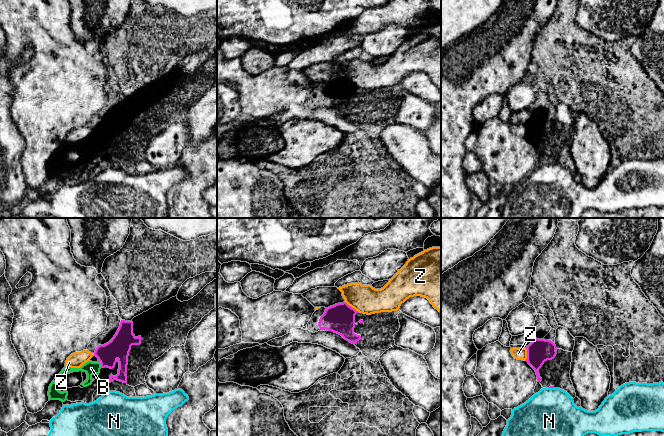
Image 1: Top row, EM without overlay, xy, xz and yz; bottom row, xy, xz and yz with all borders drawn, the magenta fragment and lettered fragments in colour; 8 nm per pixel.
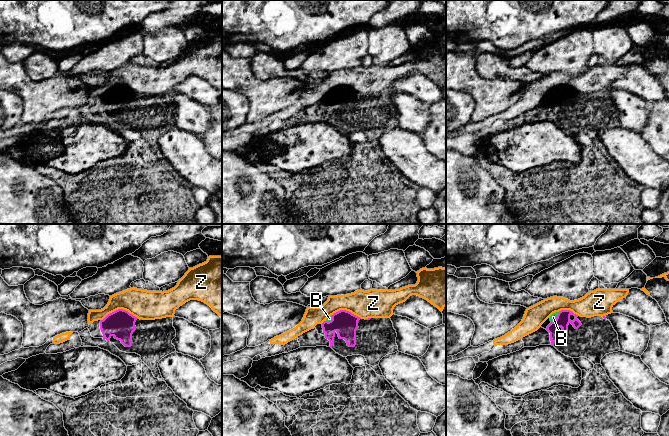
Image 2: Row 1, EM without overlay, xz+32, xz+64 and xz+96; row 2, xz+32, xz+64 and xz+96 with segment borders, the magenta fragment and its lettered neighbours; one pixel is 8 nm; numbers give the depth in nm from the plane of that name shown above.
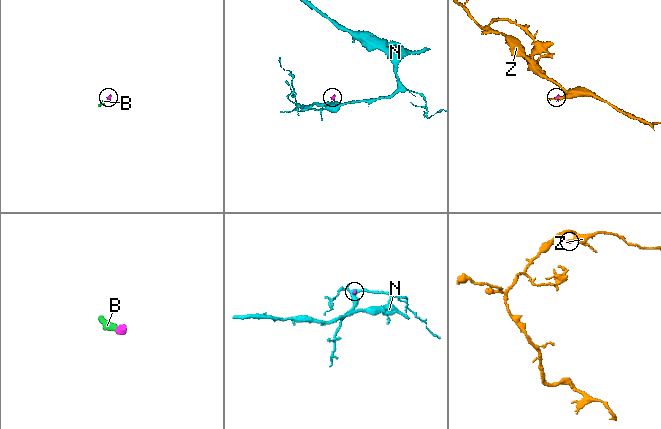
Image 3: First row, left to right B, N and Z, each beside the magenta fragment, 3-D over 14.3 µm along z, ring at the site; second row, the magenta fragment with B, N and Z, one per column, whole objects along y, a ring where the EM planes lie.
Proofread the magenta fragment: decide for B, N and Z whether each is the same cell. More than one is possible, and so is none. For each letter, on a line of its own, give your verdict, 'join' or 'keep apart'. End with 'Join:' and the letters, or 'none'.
B: join
N: keep apart
Z: keep apart
Join: B

